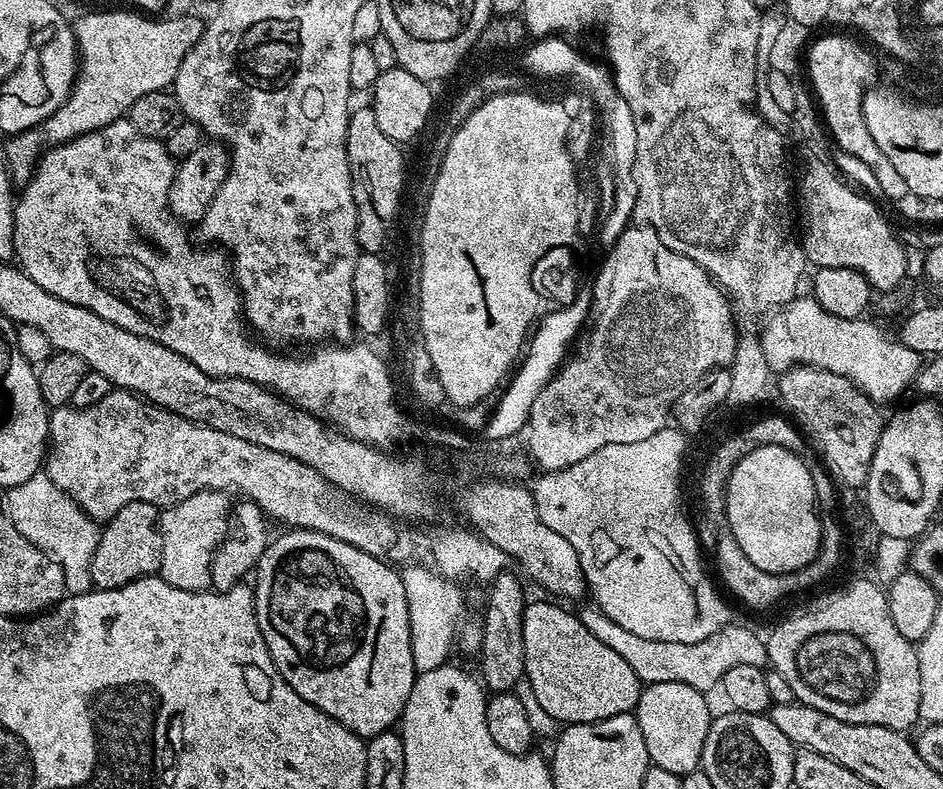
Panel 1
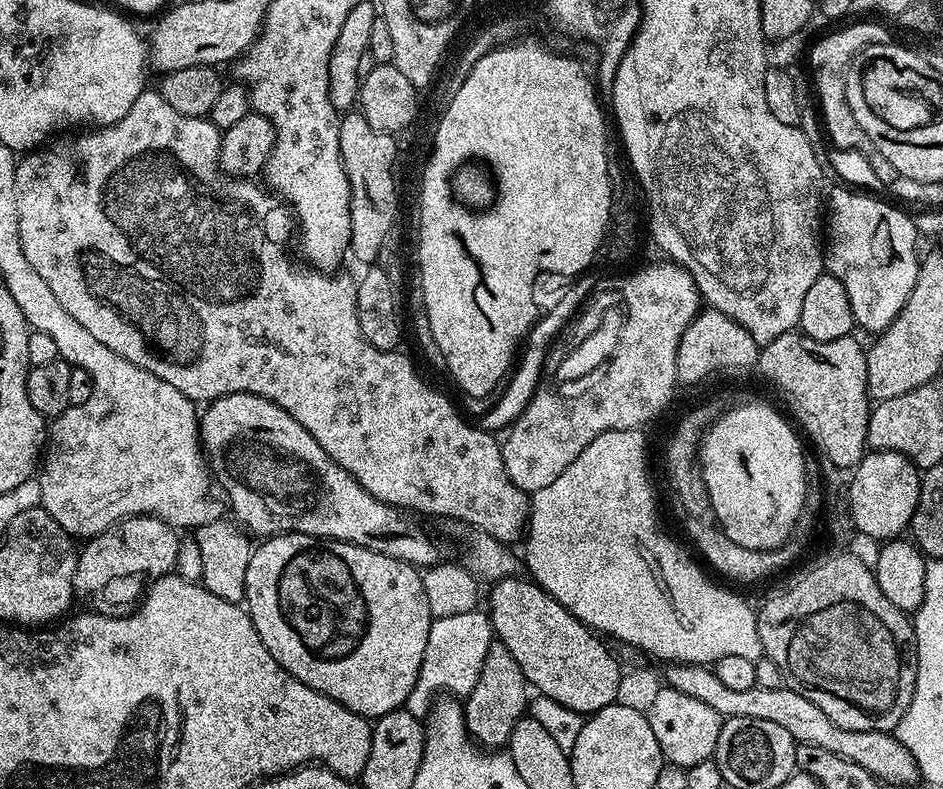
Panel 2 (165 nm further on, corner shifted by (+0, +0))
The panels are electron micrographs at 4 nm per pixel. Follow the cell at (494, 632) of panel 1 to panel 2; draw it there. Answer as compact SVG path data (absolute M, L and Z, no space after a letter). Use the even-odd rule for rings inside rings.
M493 642L486 653L478 682L462 700L468 735L485 750L503 749L514 726L518 726L518 722L529 711L528 692L528 679L522 674L522 666L518 666L514 654L510 654L504 644Z

